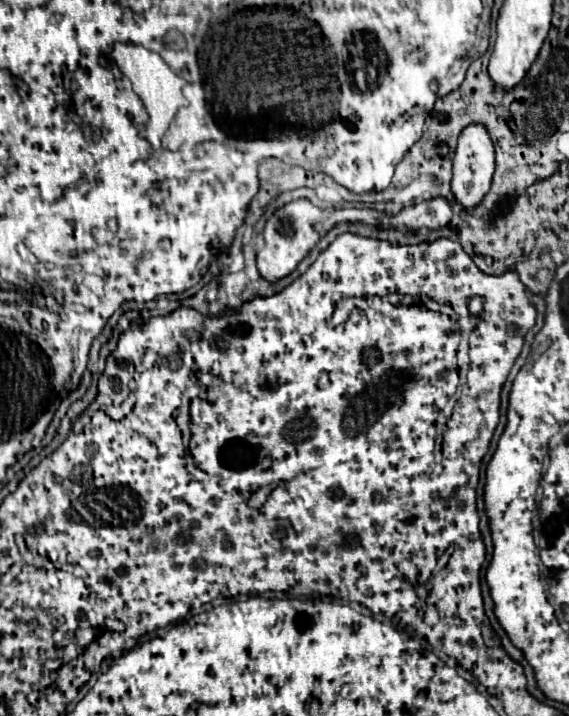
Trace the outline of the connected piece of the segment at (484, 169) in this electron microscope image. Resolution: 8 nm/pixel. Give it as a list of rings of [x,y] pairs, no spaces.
[[[470,125],[462,131],[458,139],[458,149],[454,153],[454,169],[452,169],[452,193],[456,203],[460,203],[466,211],[472,211],[490,191],[492,173],[494,173],[494,149],[488,131],[482,125]]]

